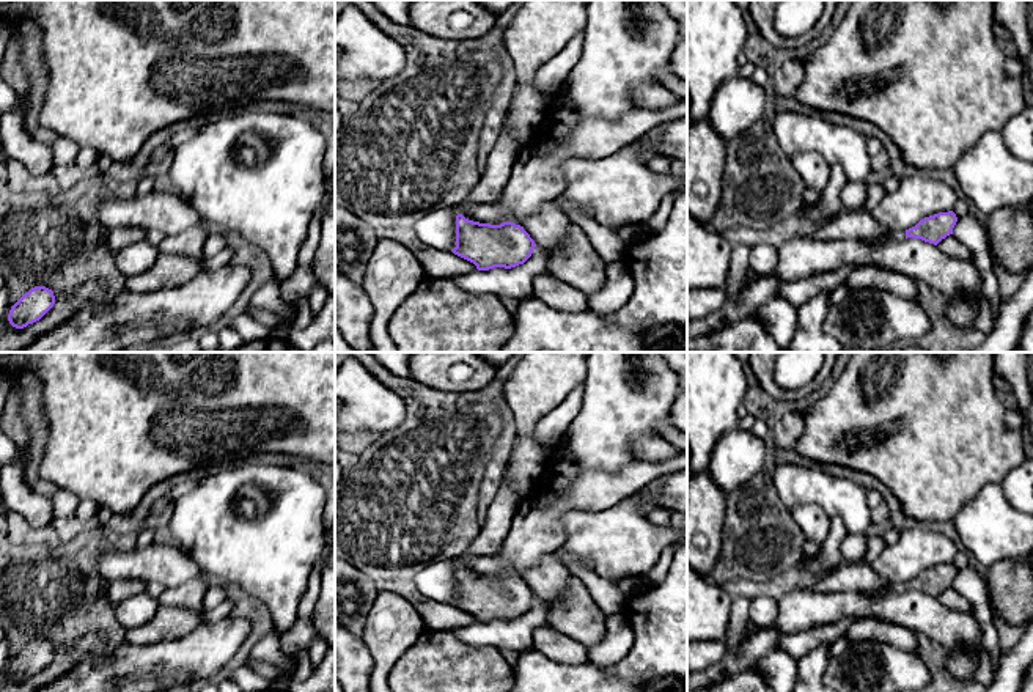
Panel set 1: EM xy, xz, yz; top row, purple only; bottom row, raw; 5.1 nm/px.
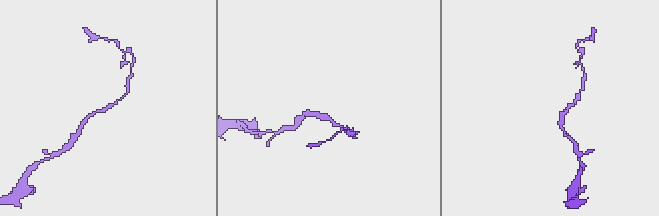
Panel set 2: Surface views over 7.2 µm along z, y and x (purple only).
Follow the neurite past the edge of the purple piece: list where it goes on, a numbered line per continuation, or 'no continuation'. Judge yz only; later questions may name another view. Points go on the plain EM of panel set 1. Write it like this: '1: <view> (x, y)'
1: yz (893, 587)

